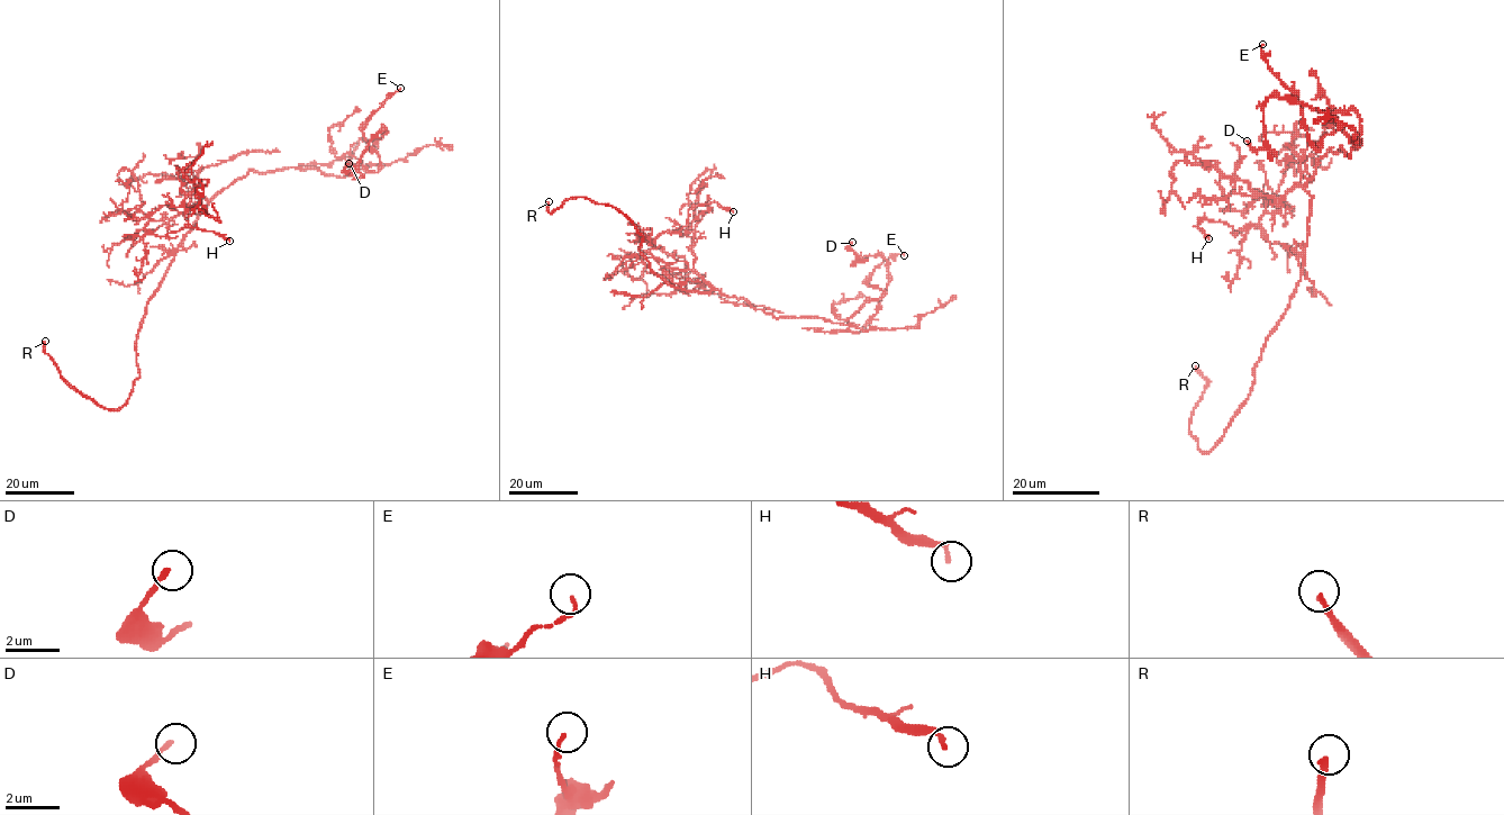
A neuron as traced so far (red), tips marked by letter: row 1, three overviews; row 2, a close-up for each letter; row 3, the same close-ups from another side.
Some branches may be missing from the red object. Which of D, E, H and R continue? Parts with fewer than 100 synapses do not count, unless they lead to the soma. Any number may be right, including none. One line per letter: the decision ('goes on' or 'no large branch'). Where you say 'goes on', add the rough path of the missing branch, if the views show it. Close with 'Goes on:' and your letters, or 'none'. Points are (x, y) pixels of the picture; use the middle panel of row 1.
D: no large branch
E: no large branch
H: no large branch
R: goes on
Goes on: R

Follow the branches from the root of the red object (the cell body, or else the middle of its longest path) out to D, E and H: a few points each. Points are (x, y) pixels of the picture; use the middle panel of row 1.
D: (704, 293), (859, 332), (889, 271), (852, 242)
E: (704, 293), (716, 289), (776, 317), (854, 326), (848, 319), (884, 292), (867, 280), (886, 260), (904, 255)
H: (704, 293), (712, 289), (696, 273), (648, 252), (661, 234), (680, 231), (696, 206), (716, 201), (733, 211)

